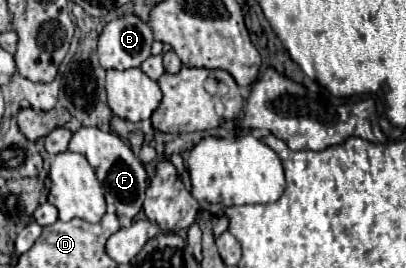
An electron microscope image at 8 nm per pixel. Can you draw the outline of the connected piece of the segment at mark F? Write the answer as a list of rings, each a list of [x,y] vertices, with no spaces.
[[[81,127],[73,133],[73,139],[69,141],[69,151],[81,153],[89,161],[99,183],[103,185],[105,201],[115,207],[117,215],[133,219],[141,211],[147,189],[147,173],[143,163],[129,149],[129,145],[123,143],[115,133],[101,131],[97,127]]]

